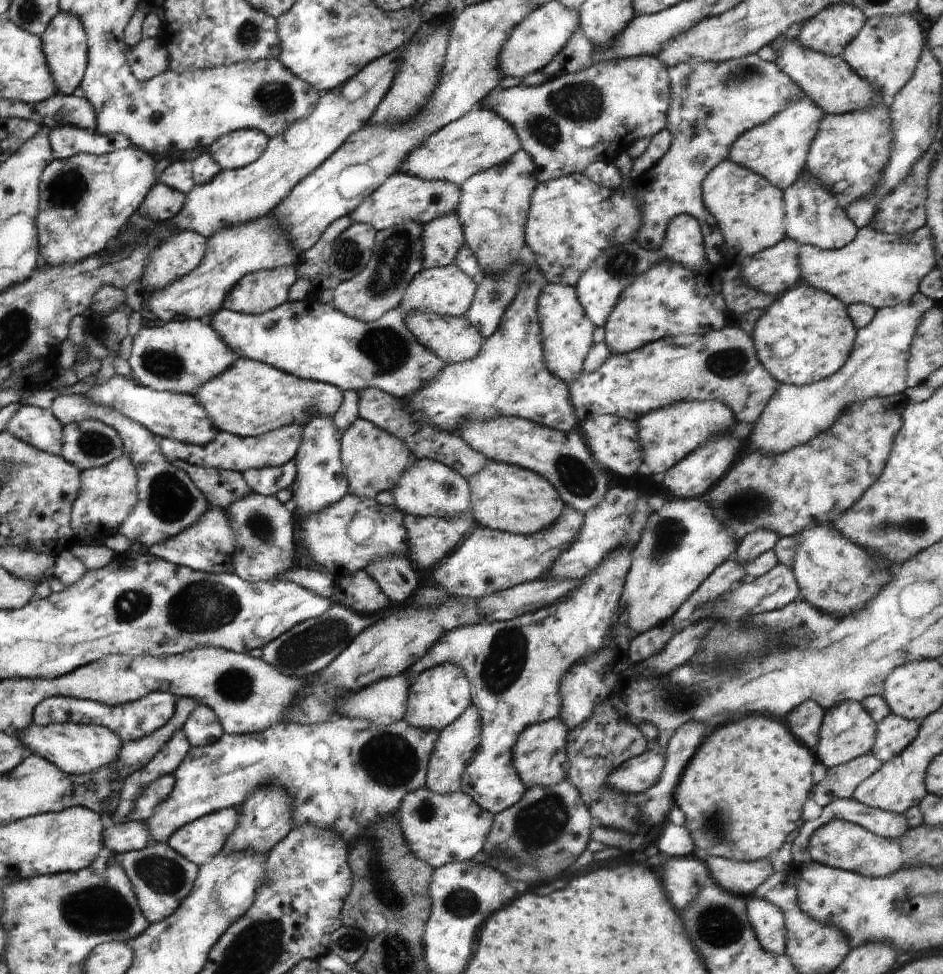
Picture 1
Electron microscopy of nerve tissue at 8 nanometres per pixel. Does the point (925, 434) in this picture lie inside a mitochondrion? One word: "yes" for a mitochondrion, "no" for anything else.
no

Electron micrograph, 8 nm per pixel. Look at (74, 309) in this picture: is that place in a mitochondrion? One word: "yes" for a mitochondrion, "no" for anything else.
no

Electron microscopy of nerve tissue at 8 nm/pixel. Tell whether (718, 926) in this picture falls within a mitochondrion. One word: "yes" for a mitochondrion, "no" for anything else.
yes

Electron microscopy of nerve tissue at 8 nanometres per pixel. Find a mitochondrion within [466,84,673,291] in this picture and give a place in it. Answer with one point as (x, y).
(623, 264)

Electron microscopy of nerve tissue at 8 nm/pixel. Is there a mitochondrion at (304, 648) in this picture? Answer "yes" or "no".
yes

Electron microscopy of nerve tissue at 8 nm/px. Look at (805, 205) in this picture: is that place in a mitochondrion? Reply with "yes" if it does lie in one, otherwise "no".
yes

